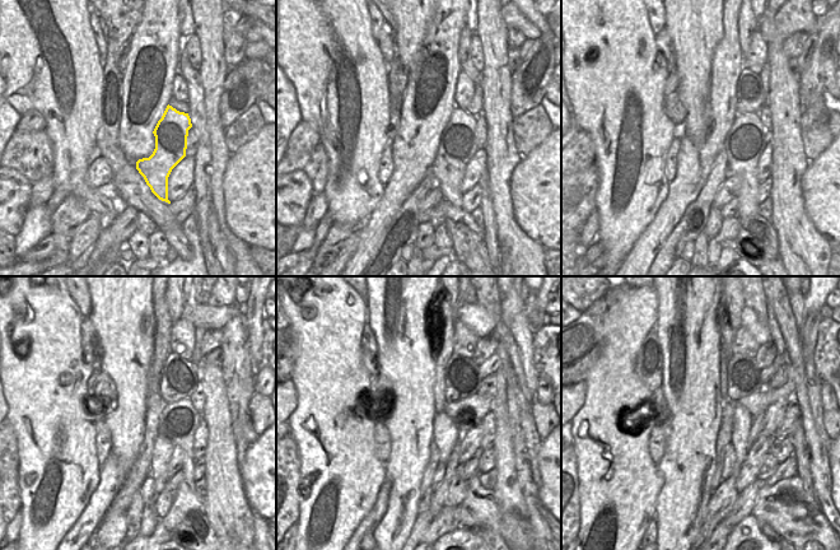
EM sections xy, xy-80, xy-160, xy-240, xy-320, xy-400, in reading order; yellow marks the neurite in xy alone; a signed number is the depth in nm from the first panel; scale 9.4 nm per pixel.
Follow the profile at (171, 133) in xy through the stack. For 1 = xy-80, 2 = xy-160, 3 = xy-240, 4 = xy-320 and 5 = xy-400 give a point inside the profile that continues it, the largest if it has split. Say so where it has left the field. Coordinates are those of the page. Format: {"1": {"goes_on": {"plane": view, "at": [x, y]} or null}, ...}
{"1": {"goes_on": {"plane": "xy-80", "at": [457, 147]}}, "2": {"goes_on": {"plane": "xy-160", "at": [747, 138]}}, "3": {"goes_on": {"plane": "xy-240", "at": [178, 422]}}, "4": {"goes_on": {"plane": "xy-320", "at": [479, 508]}}, "5": {"goes_on": {"plane": "xy-400", "at": [785, 507]}}}

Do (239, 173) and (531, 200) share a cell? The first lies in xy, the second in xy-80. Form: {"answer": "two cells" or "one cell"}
{"answer": "one cell"}

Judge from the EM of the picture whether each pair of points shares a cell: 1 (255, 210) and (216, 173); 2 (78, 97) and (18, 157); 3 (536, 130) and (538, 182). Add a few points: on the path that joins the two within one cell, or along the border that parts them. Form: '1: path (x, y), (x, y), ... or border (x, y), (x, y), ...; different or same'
1: border (232, 154), (223, 175), (223, 208); different
2: border (43, 130), (52, 147), (54, 158); different
3: border (547, 136), (522, 158); different

